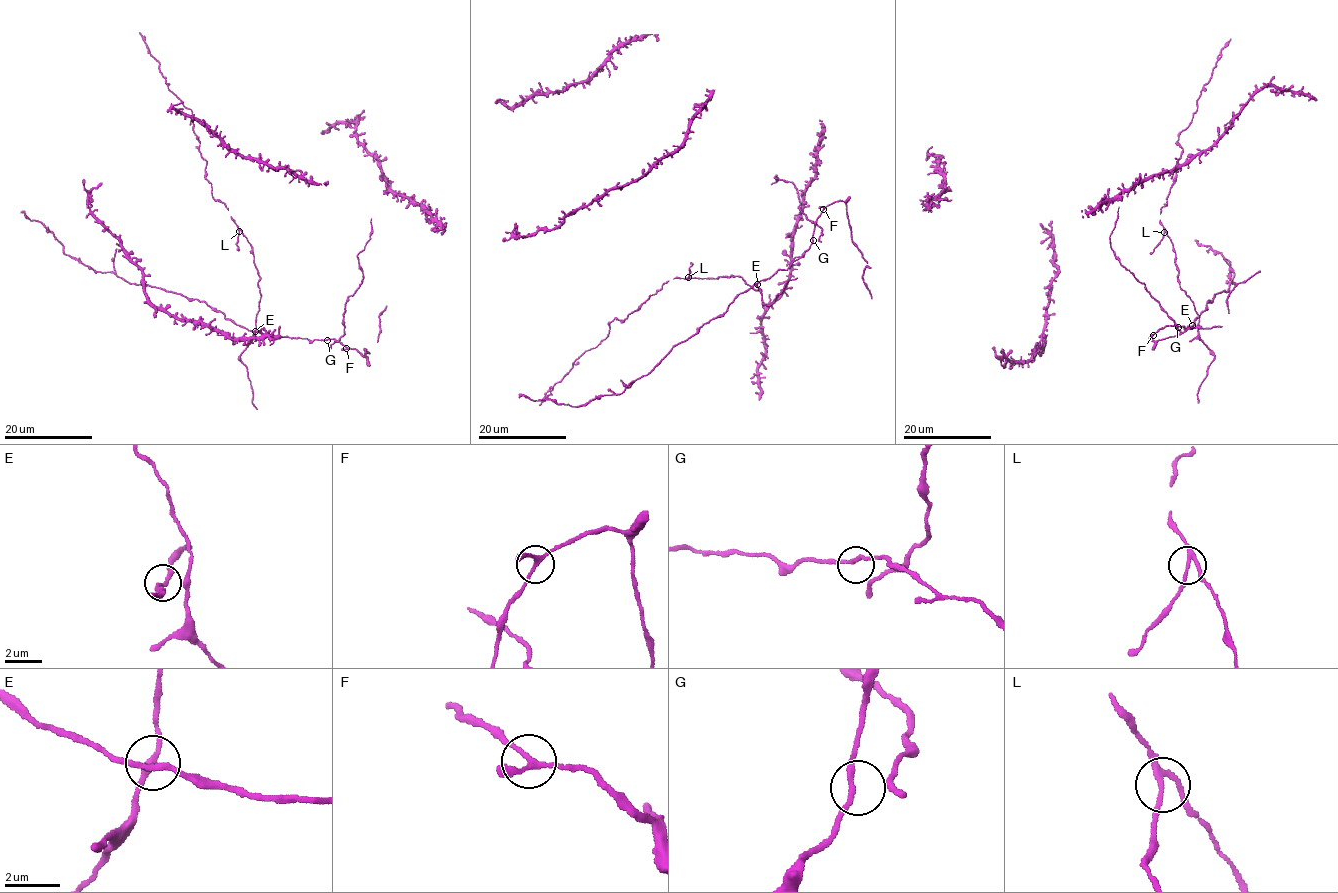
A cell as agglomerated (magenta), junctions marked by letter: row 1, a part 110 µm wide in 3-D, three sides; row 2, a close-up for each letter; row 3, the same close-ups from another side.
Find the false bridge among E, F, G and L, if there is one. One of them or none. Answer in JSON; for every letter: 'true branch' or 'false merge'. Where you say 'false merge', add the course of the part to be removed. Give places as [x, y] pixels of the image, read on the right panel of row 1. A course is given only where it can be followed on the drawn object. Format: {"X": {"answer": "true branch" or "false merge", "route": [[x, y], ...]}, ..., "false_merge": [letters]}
{"E": {"answer": "true branch"}, "F": {"answer": "true branch"}, "G": {"answer": "true branch"}, "L": {"answer": "false merge", "route": [[1164, 232], [1159, 244], [1150, 254]]}, "false_merge": ["L"]}

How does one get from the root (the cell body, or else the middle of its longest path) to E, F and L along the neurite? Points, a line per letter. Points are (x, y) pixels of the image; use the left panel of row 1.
E: (312, 340), (275, 337), (255, 331)
F: (312, 340), (335, 338), (346, 348)
L: (312, 340), (254, 331), (261, 294), (258, 284), (260, 275), (254, 264), (252, 247), (239, 231)

